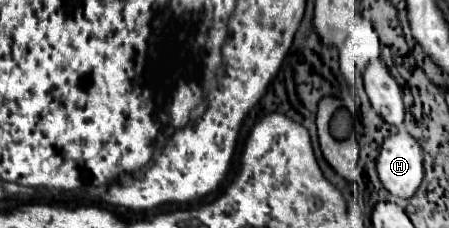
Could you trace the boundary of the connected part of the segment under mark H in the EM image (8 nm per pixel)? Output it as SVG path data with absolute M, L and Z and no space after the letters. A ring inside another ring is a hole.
M403 128L383 142L377 158L377 174L383 188L393 196L415 196L423 180L423 150Z

